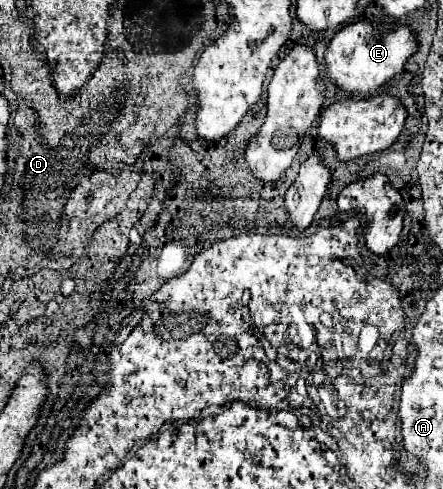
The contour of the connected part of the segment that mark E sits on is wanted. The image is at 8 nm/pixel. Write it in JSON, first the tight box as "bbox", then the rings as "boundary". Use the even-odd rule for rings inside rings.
{"bbox":[325,21,417,97],"boundary":[[[357,21],[357,23],[345,25],[329,41],[325,49],[327,77],[331,83],[337,85],[337,89],[345,93],[371,97],[393,75],[401,73],[405,61],[415,53],[415,49],[417,49],[417,37],[405,25],[395,27],[393,31],[383,31],[381,27],[375,27],[373,23]]]}

